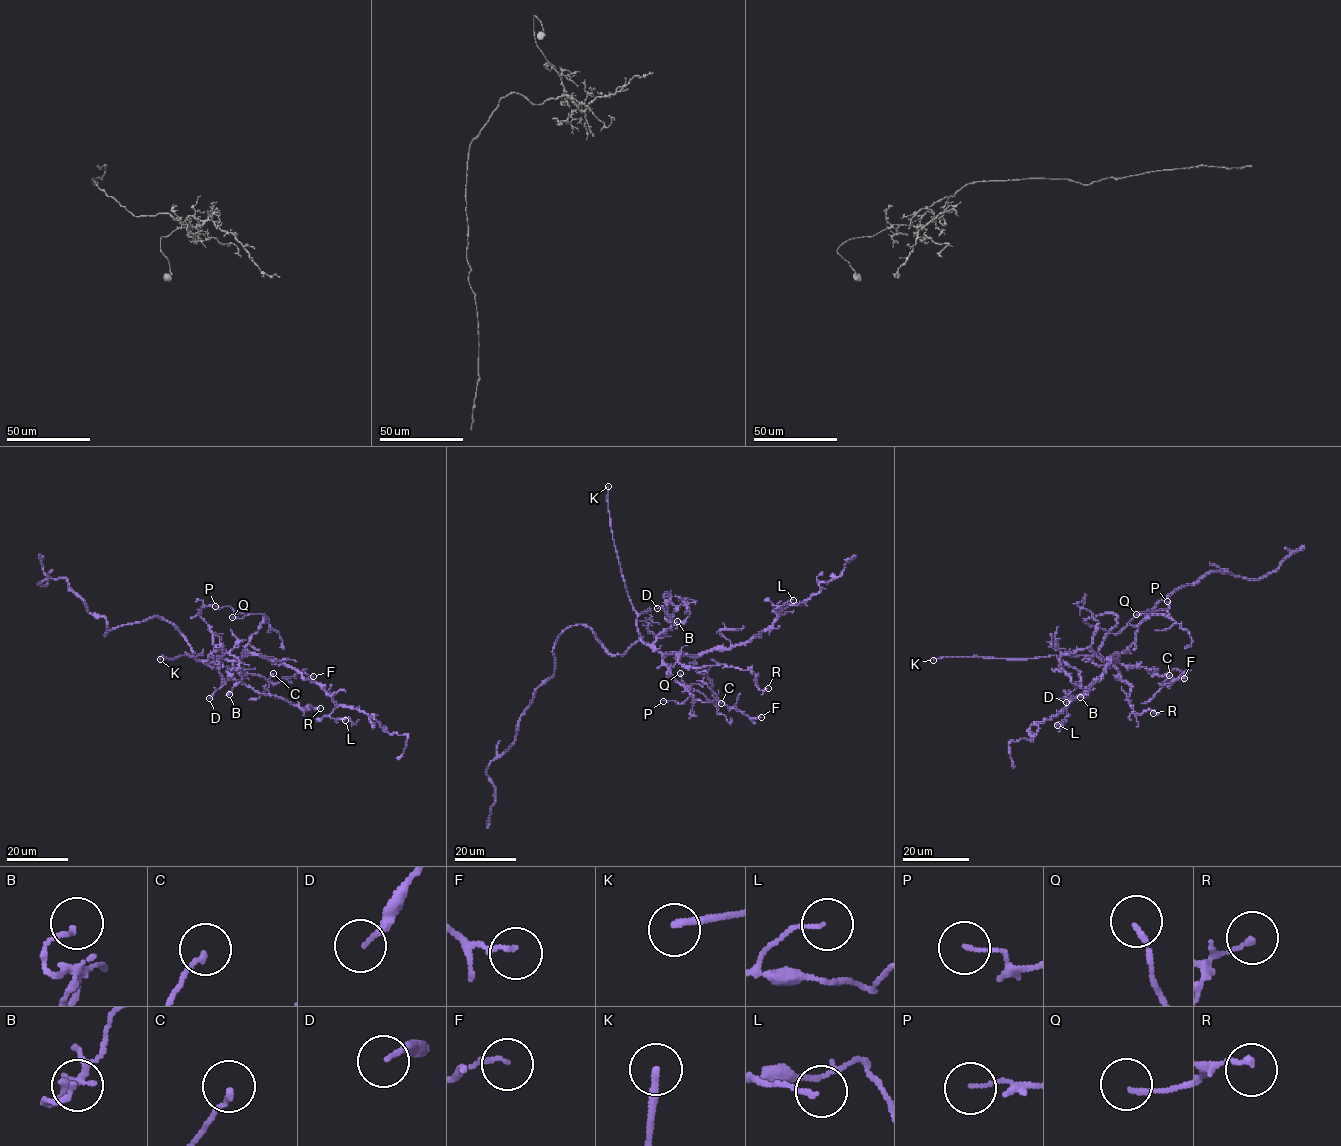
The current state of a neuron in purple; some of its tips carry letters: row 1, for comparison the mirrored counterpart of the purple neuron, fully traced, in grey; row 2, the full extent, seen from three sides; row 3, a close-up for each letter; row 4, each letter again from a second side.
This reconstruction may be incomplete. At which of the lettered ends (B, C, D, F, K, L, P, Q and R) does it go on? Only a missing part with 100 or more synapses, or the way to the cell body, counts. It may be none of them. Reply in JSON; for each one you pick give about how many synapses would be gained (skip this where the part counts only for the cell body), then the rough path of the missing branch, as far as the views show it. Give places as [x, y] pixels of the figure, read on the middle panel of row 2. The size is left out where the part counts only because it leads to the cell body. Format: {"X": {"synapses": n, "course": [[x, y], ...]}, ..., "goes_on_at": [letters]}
{"goes_on_at": ["K"]}

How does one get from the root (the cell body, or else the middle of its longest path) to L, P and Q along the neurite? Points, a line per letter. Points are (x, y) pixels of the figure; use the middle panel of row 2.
L: (627, 650), (640, 638), (663, 653), (696, 656), (745, 644), (774, 623), (783, 609), (778, 606), (793, 600)
P: (627, 650), (641, 638), (663, 653), (693, 655), (715, 701), (696, 690), (681, 704), (663, 701)
Q: (627, 650), (641, 638), (663, 653), (693, 655), (693, 667), (706, 675), (715, 701), (686, 685), (680, 673)

